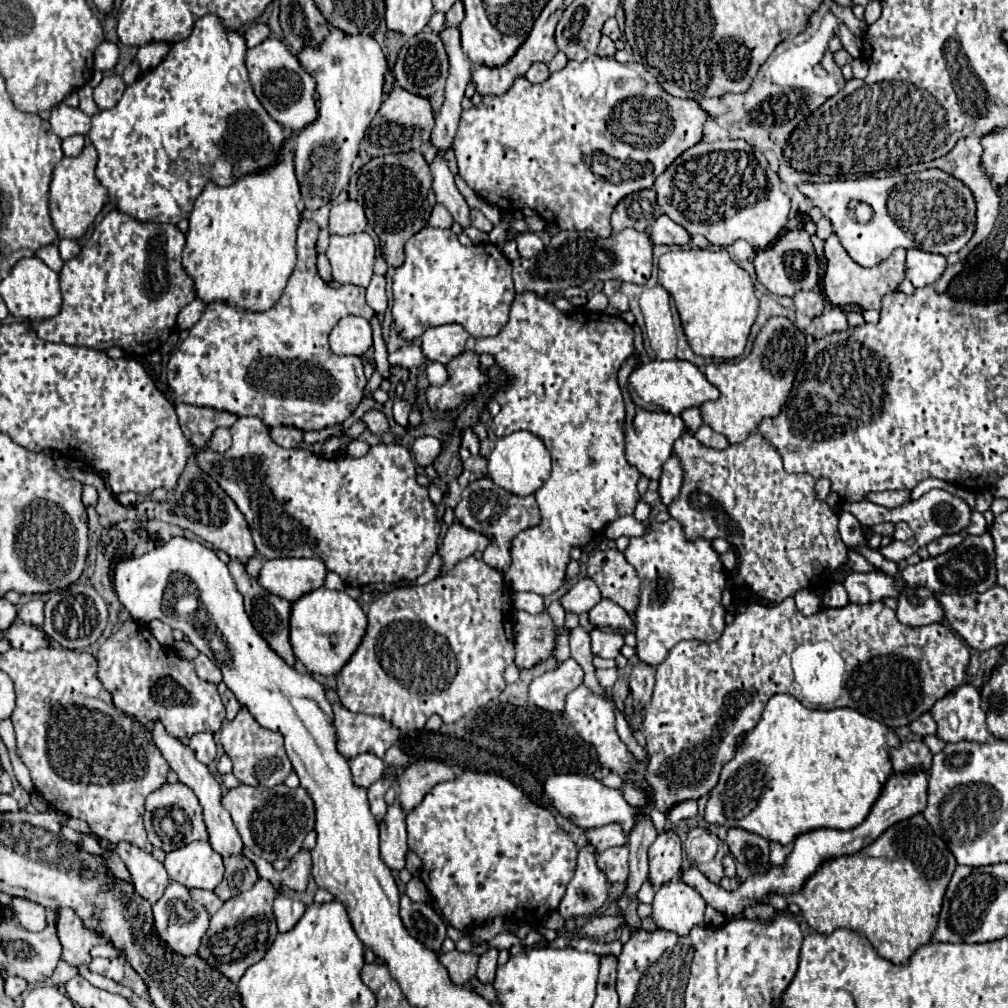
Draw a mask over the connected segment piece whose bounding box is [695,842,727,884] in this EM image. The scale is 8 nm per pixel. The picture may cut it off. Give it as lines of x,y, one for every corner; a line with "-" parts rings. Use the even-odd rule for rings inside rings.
721,842
721,844
717,846
717,854
715,854
713,860
709,860
709,862
699,862
699,864
695,864
695,866
697,866
711,882
719,884
719,880
723,878
723,866
721,866
721,860
723,860
725,854
727,854
727,848
725,848
725,844

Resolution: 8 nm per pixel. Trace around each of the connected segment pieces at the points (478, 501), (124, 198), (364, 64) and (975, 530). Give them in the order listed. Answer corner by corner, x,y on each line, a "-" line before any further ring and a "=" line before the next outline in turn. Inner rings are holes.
483,476
475,482
471,482
463,492
461,492
461,500
455,508
455,516
457,520
467,526
469,530
475,530
475,532
481,532
483,536
487,536
491,542
489,546
485,548
483,552
483,562
499,572
505,572
511,564
511,554
509,554
509,548
511,548
511,540
515,538
517,532
521,530
527,530
527,528
533,528
541,522
541,516
539,516
539,508
537,508
537,502
535,502
535,496
515,496
499,486
493,484
493,480
489,476
=
205,14
195,22
191,36
173,44
155,70
141,74
135,84
125,88
123,98
113,108
91,116
89,140
99,152
95,174
121,212
139,222
177,224
179,220
189,218
193,200
209,180
219,186
229,186
241,176
275,162
279,148
285,142
285,130
267,114
253,94
245,68
245,52
243,34
225,28
219,16
=
337,28
325,38
319,50
305,48
299,62
317,80
319,116
305,126
295,142
295,170
307,210
317,210
339,196
349,184
351,164
359,144
383,100
383,76
387,60
373,36
349,36
=
973,512
973,516
971,516
971,526
967,528
967,534
983,534
987,530
987,522
985,522
985,518
983,518
983,514
981,512

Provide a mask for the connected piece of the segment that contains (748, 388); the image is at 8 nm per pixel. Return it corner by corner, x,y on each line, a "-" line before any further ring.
771,318
753,340
753,350
747,358
737,362
711,362
707,366
707,380
721,392
719,400
703,404
701,414
705,424
715,432
727,436
731,444
745,440
757,430
763,418
775,418
795,380
797,370
805,360
805,334
789,318

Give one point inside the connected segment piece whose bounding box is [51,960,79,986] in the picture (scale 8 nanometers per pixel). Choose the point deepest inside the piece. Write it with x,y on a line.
63,973

